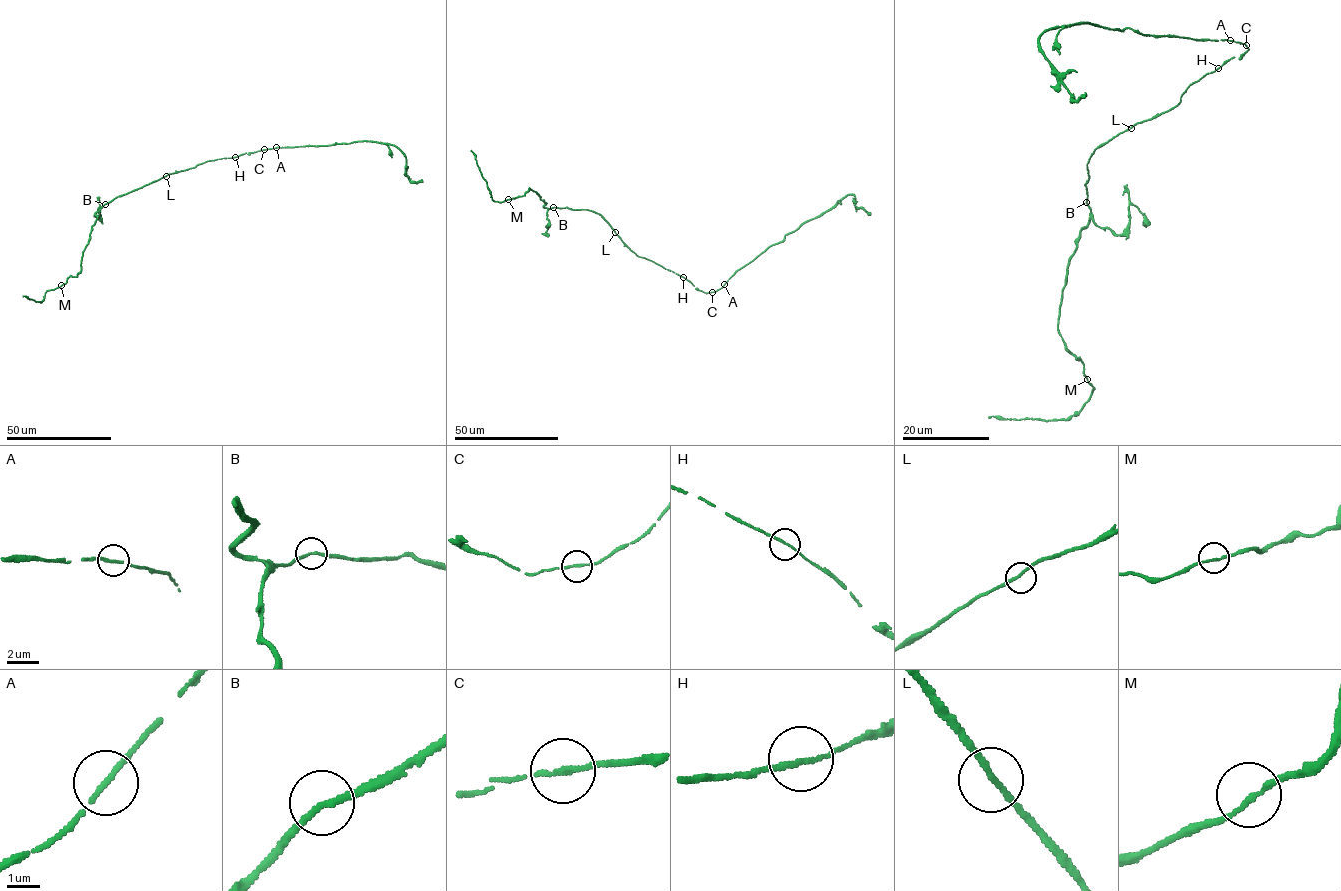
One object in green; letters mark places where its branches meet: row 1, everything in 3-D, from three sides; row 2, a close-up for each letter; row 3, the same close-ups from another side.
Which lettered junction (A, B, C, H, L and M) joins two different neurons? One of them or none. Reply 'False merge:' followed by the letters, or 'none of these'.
False merge: none of these

